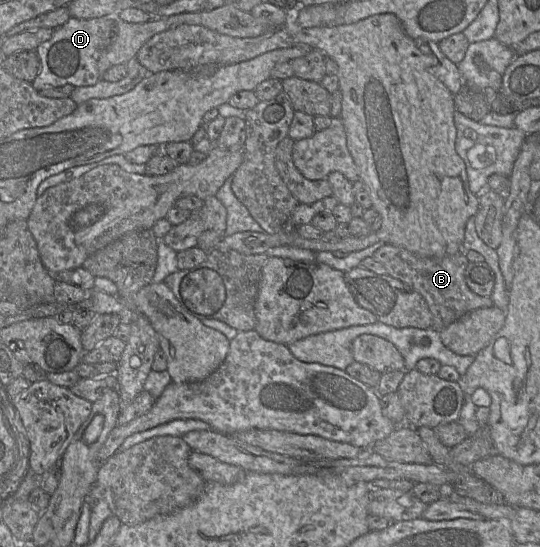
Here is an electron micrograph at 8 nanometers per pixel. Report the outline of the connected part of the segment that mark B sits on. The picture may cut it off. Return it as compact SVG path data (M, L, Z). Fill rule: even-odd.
M385 244L377 249L372 257L385 267L389 276L410 286L424 298L433 317L431 329L439 333L470 311L494 306L490 297L477 295L466 284L465 269L468 260L464 252L434 258Z

